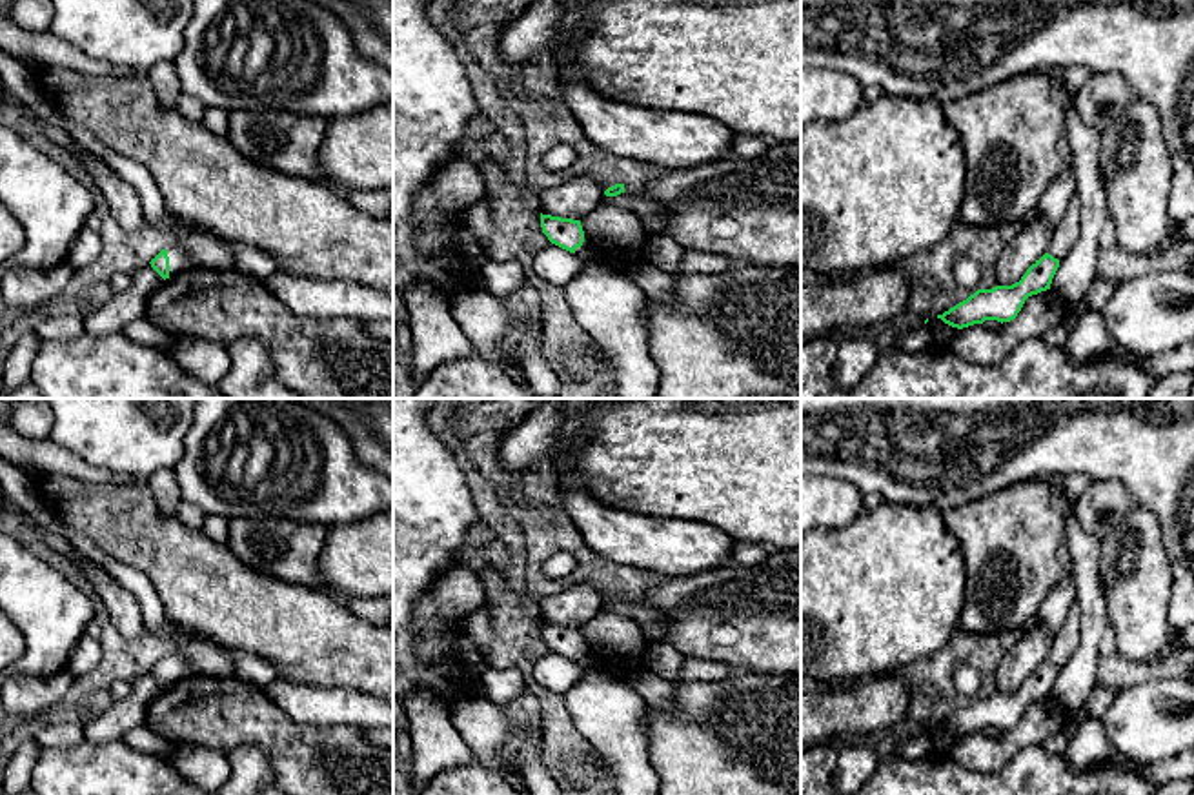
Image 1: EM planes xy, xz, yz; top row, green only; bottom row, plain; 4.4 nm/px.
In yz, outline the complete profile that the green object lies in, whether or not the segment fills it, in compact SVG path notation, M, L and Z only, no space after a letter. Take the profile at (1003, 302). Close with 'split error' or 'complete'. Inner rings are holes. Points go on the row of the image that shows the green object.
M1045 253L1027 269L1019 282L977 289L966 300L937 315L937 318L957 329L983 324L985 320L1010 322L1017 317L1028 297L1050 289L1057 267L1059 260Z | complete

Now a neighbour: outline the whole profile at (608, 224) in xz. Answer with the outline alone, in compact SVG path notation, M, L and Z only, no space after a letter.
M608 204L586 215L581 226L590 242L621 249L637 249L648 238L648 231L633 211Z

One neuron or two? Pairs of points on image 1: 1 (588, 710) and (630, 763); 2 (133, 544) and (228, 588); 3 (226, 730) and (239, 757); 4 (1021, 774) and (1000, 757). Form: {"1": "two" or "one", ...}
{"1": "one", "2": "one", "3": "two", "4": "two"}

